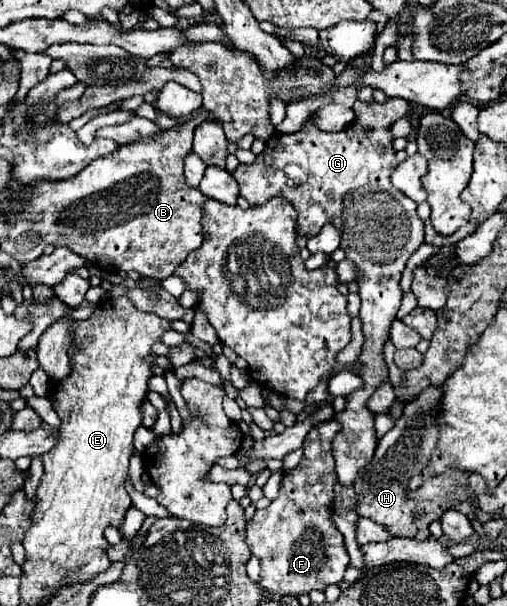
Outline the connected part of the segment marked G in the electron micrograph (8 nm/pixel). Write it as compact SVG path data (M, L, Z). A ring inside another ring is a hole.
M387 99L387 103L383 103L383 105L379 105L379 103L365 105L365 103L357 101L357 103L355 103L355 121L338 133L321 131L321 129L313 123L315 113L309 113L309 119L303 123L303 127L301 127L297 133L278 133L275 131L274 135L267 141L263 153L257 155L257 159L255 159L251 165L243 165L243 163L241 163L241 165L235 169L235 173L233 173L235 181L239 183L241 197L247 199L251 205L263 205L263 203L267 203L267 199L271 199L271 197L283 197L283 199L287 199L287 201L297 209L297 235L309 239L309 237L317 235L317 233L321 231L321 227L327 225L327 223L339 227L339 231L341 231L341 249L345 251L347 259L351 259L353 263L357 263L359 271L363 273L363 279L359 281L359 297L361 297L359 319L361 319L361 323L363 323L365 343L363 343L361 355L359 355L357 361L353 363L353 369L357 369L357 375L363 379L363 385L345 397L345 401L347 401L345 409L343 409L341 413L335 413L335 417L333 417L335 421L339 421L339 423L343 425L343 427L341 427L341 433L335 437L335 443L333 443L333 455L335 455L335 463L337 463L335 471L337 471L337 477L339 477L339 483L341 483L341 485L353 485L353 481L355 481L359 469L365 467L365 465L373 459L373 451L375 451L375 445L377 445L377 437L375 437L375 427L373 427L373 413L367 409L367 399L373 395L373 391L375 391L379 385L383 385L385 381L389 381L389 371L387 371L387 363L385 363L385 357L383 357L383 345L385 345L387 339L389 339L389 327L391 327L391 323L395 321L395 315L397 315L399 305L401 305L401 297L403 297L403 291L401 291L401 287L399 287L401 273L403 273L403 269L405 269L409 257L411 257L411 255L417 251L417 247L423 243L423 221L421 221L421 219L417 217L417 213L415 213L415 207L417 207L417 205L415 205L407 195L403 195L399 189L395 189L395 187L391 185L391 171L393 171L393 169L397 167L397 163L399 163L397 157L395 157L395 149L393 149L391 125L393 125L399 117L403 117L407 111L409 111L409 101L407 101L407 99Z

